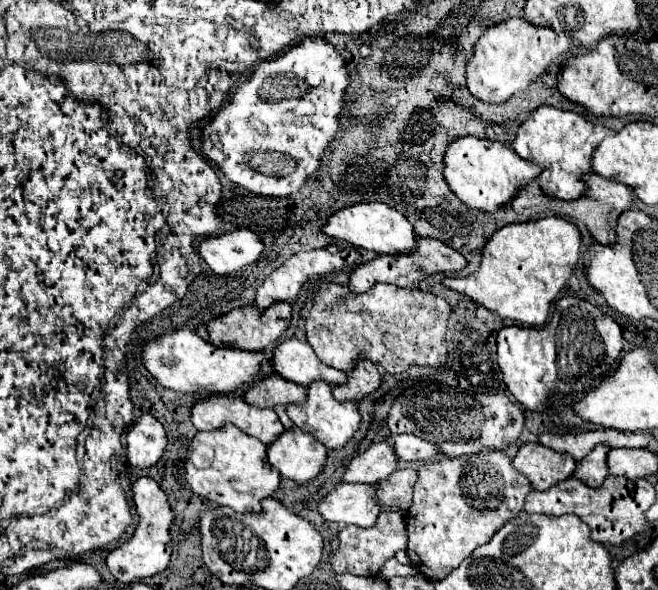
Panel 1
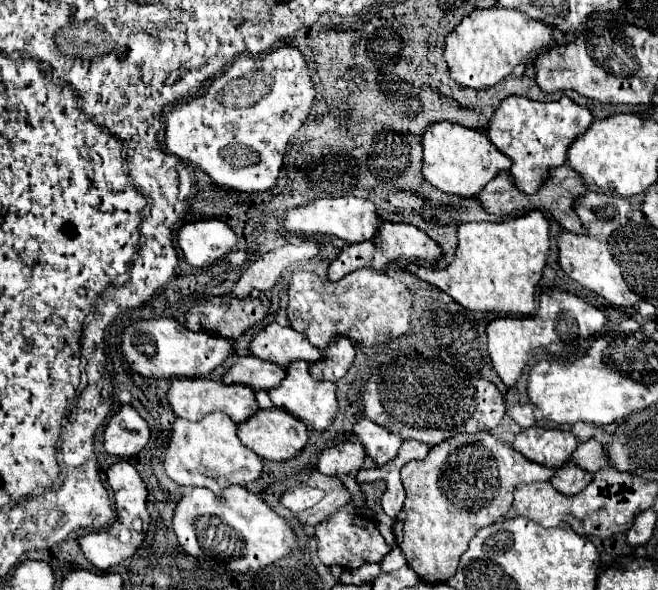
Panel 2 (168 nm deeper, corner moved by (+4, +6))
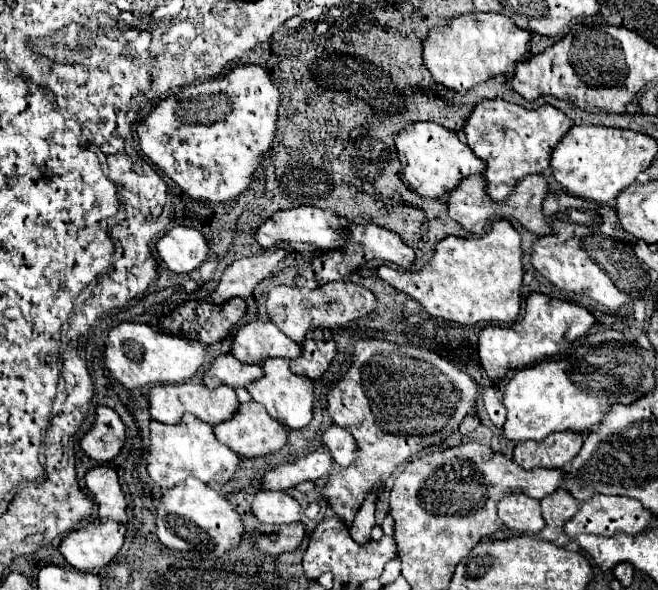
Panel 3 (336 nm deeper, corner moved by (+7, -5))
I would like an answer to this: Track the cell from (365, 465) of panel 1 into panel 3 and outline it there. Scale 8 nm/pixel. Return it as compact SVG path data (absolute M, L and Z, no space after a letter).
M315 450L307 456L297 458L295 462L277 466L263 476L263 490L287 490L301 482L315 482L319 478L327 478L335 466L335 460L325 450Z

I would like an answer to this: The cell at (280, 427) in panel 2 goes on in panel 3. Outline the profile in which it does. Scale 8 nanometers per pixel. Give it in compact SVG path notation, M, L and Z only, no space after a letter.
M249 402L249 404L241 404L239 412L235 412L235 416L215 428L215 436L219 442L223 442L225 446L229 446L231 450L235 450L239 456L243 458L255 458L255 456L267 456L273 454L277 450L281 450L287 440L289 440L289 432L283 424L279 424L277 420L273 420L271 416L267 416L265 408L261 404Z

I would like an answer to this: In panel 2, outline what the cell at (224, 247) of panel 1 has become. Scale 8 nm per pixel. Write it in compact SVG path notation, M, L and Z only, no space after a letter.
M218 219L186 223L178 229L178 249L194 267L208 267L222 259L236 245L234 231Z

